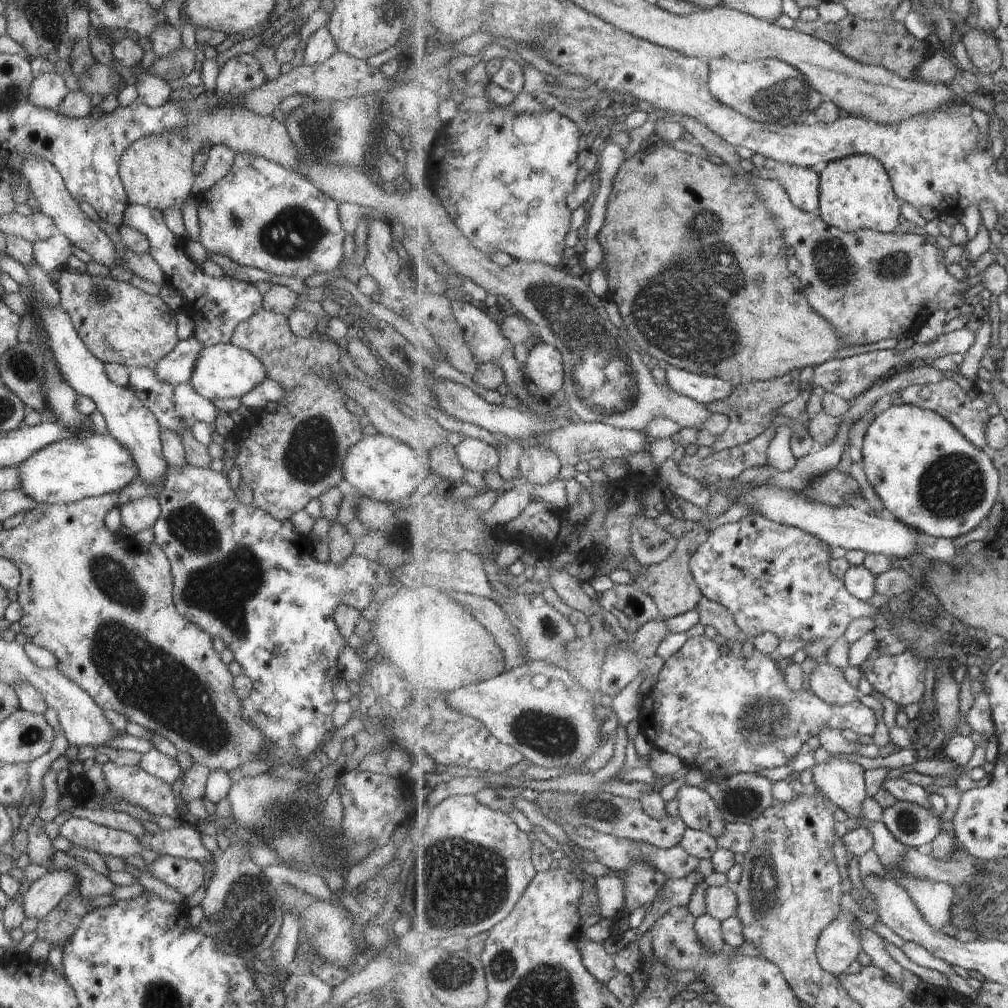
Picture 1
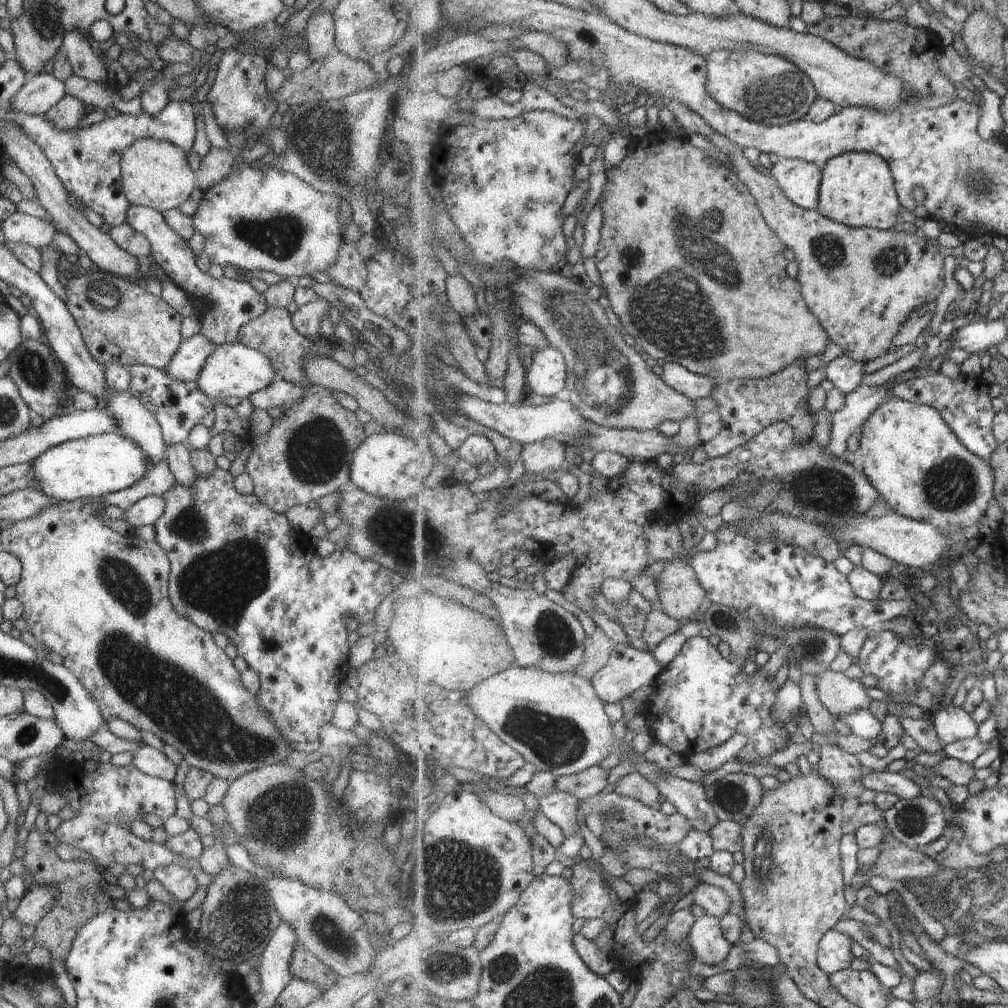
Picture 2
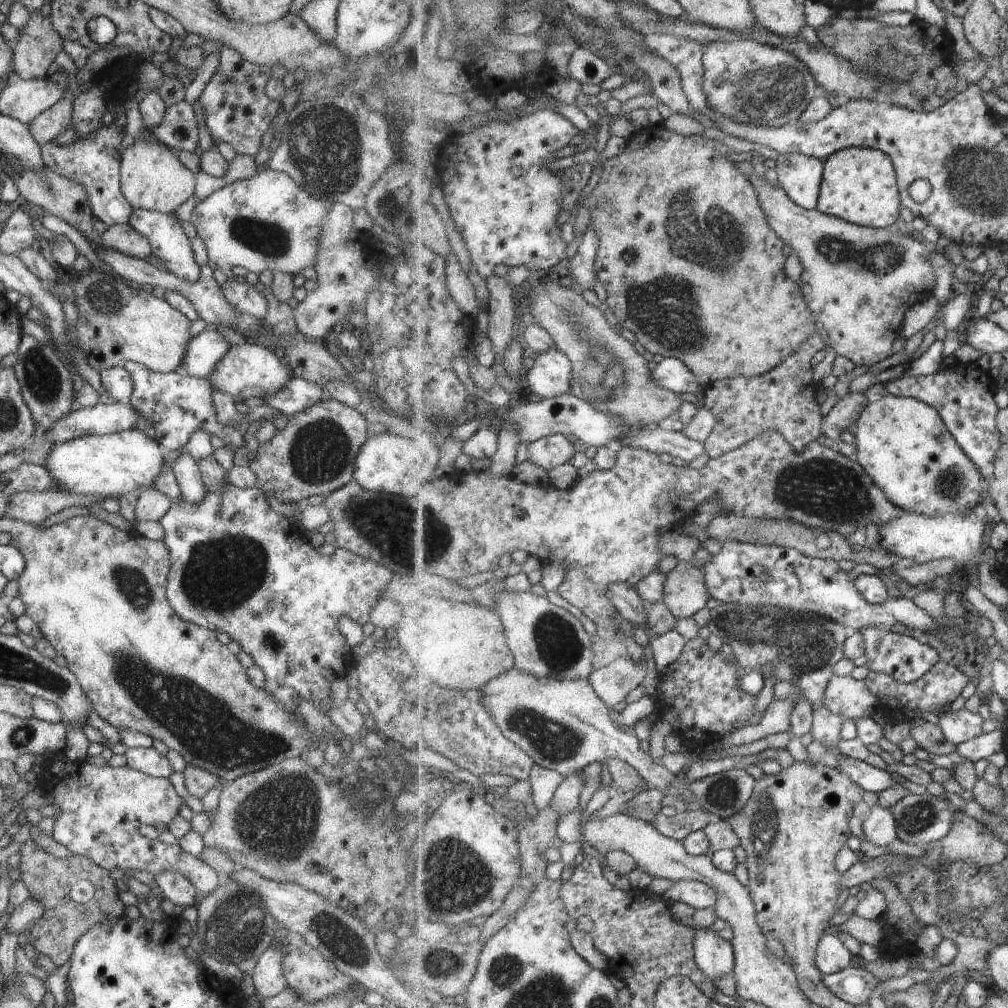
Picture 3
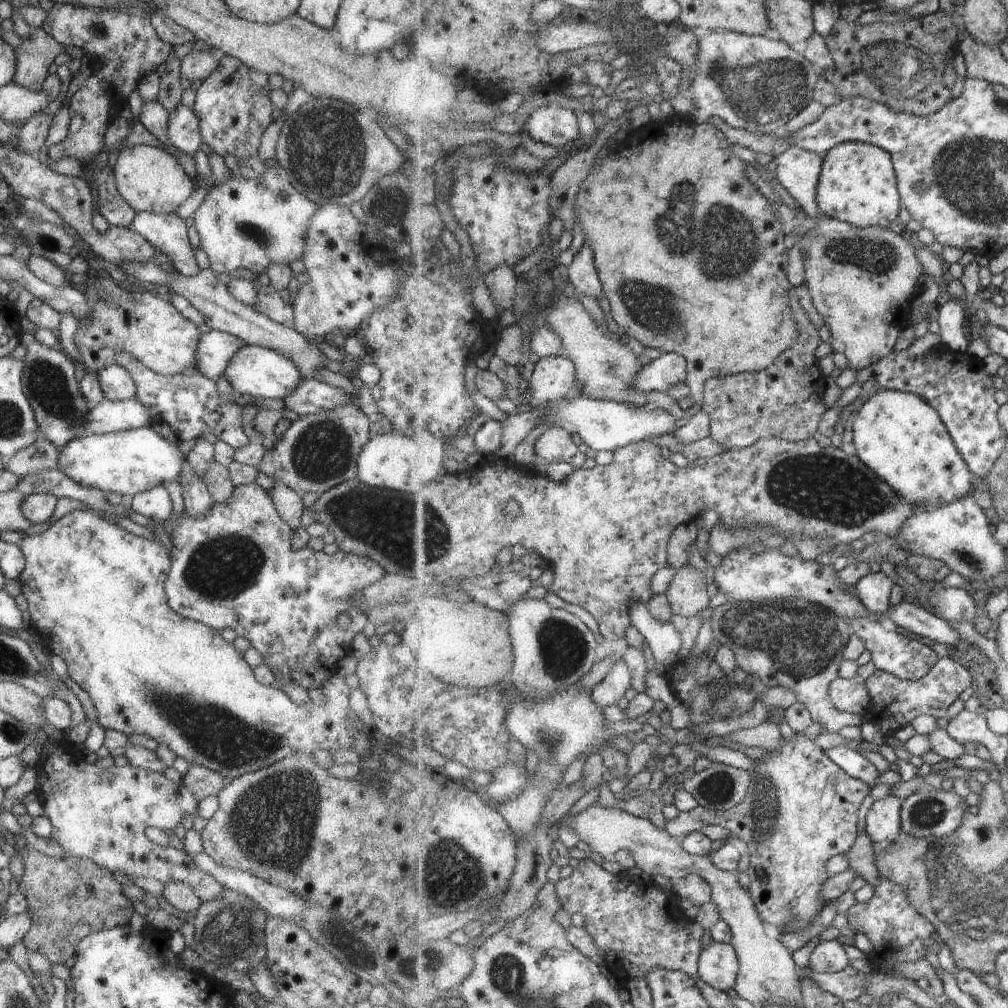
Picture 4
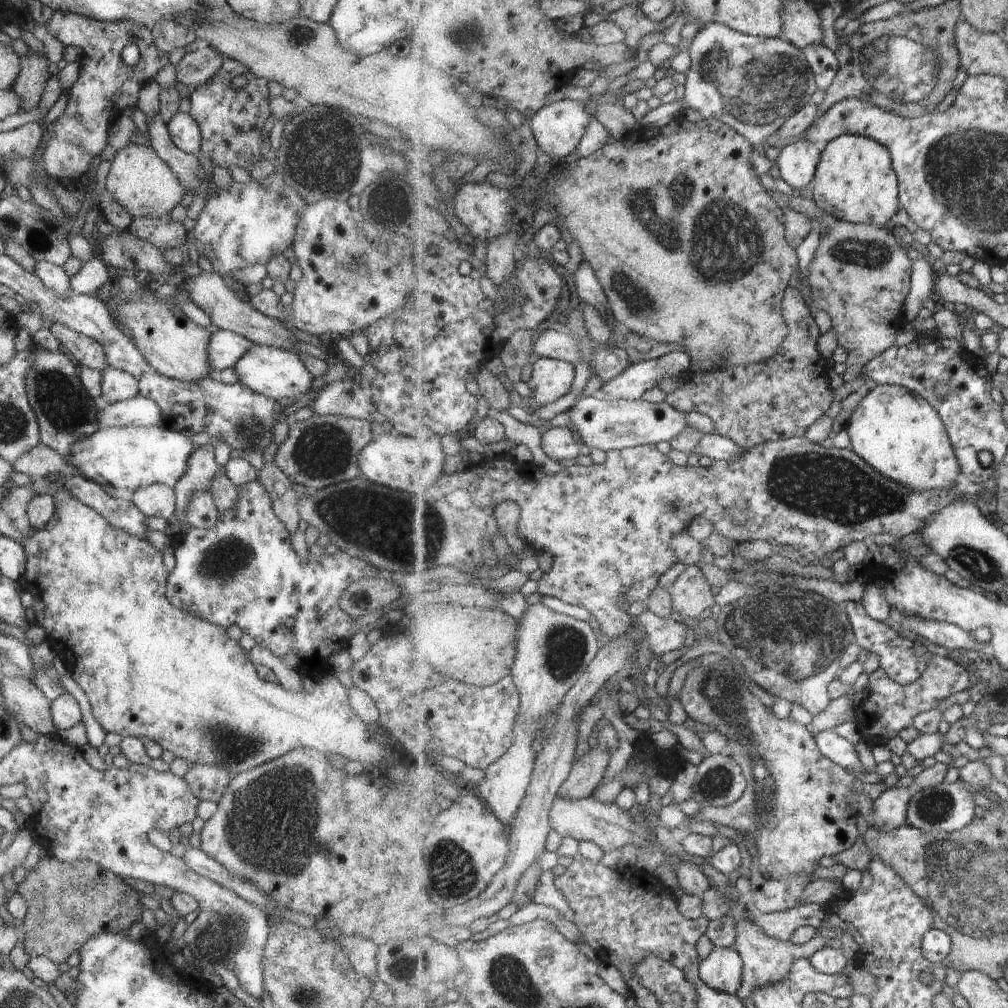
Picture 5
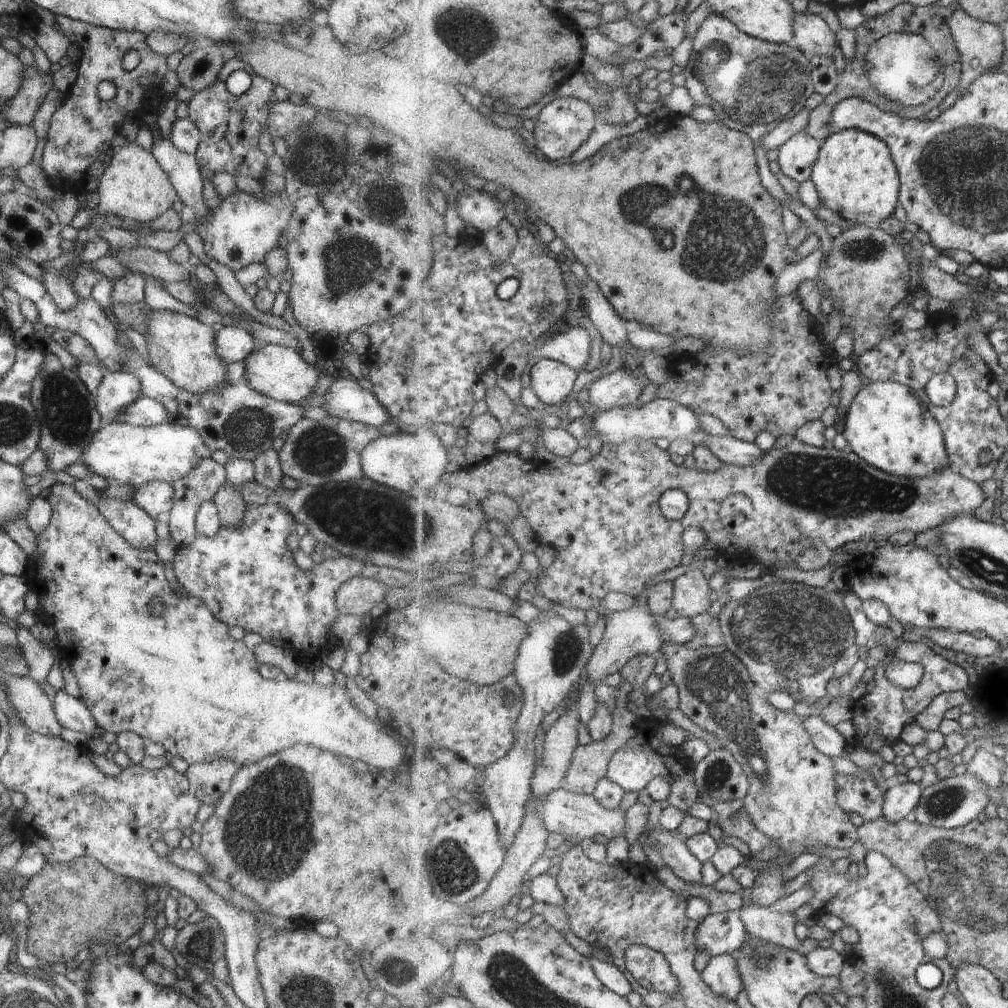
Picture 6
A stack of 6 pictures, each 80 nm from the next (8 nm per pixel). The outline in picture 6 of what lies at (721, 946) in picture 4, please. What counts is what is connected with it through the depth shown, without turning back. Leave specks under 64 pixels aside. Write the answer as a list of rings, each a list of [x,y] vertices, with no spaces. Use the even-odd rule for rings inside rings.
[[[731,953],[711,957],[701,976],[716,996],[724,996],[736,1002],[739,993],[744,990],[738,960]]]

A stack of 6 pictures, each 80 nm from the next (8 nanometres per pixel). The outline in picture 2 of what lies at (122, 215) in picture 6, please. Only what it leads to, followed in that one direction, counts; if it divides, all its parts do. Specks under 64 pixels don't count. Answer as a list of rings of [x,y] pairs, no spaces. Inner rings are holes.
[[[149,137],[135,139],[121,154],[122,191],[129,204],[149,207],[160,213],[177,208],[196,188],[195,171],[186,161],[186,150],[164,140]]]

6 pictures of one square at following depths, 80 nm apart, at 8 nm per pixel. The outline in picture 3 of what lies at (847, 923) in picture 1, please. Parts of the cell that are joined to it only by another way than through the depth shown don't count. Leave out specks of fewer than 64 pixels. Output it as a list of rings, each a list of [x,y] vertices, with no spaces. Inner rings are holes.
[[[837,933],[823,936],[816,952],[816,965],[824,975],[832,975],[851,967],[851,960],[853,956],[849,948],[839,940]]]

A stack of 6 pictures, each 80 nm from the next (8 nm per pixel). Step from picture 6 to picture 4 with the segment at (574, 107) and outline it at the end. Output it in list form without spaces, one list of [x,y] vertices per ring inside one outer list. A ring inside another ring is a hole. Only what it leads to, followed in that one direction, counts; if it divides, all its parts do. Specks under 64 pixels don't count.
[[[554,105],[538,108],[520,132],[527,132],[532,140],[547,146],[565,146],[579,136],[579,120],[575,113]]]

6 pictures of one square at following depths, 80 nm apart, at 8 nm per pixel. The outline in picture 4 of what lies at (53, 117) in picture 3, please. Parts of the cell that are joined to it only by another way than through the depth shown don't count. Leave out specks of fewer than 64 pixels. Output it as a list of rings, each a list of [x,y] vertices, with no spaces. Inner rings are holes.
[[[41,111],[31,115],[18,128],[18,140],[16,141],[16,148],[13,150],[35,154],[47,136],[47,129],[51,124],[52,117],[49,114],[42,114]]]

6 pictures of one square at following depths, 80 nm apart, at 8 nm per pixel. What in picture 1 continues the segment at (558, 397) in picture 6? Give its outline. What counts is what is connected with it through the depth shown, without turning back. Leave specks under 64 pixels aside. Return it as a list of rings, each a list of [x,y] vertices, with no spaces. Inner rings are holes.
[[[545,342],[532,344],[525,370],[532,384],[541,388],[545,394],[555,394],[565,384],[561,351]]]

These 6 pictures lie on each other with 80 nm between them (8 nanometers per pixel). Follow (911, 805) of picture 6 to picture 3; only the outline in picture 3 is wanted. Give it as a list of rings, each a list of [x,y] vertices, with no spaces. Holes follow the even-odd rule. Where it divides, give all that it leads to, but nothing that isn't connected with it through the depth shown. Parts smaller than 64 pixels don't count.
[[[875,804],[863,820],[862,837],[877,846],[889,846],[898,838],[896,830],[892,810]]]

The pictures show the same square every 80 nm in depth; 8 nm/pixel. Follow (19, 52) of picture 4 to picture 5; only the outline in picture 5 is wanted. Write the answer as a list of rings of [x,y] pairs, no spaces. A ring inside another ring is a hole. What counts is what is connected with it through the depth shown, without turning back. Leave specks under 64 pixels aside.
[[[28,48],[28,53],[18,57],[18,59],[20,64],[19,72],[17,73],[13,84],[10,86],[10,89],[21,99],[20,112],[25,112],[37,108],[44,84],[51,75],[47,71],[49,62],[44,53],[37,54]]]

